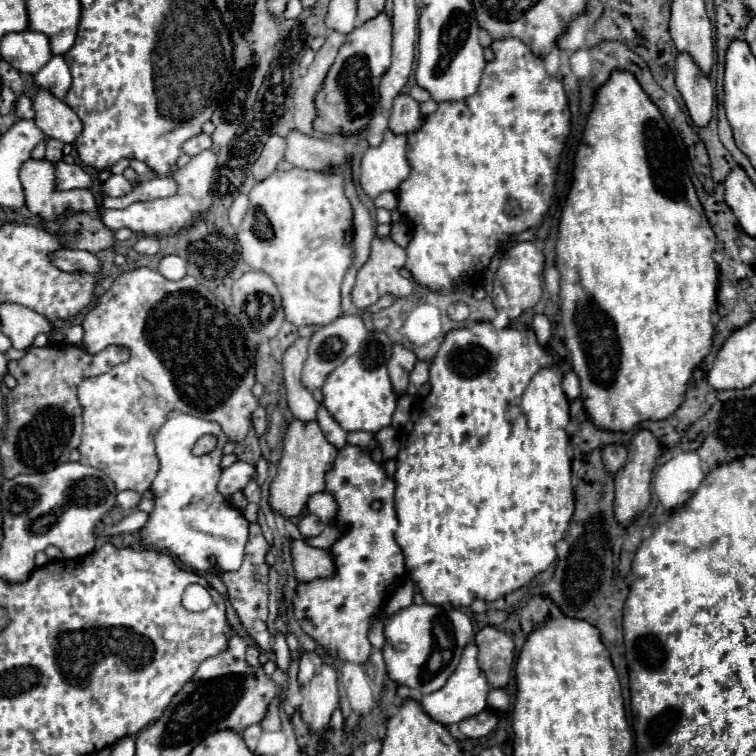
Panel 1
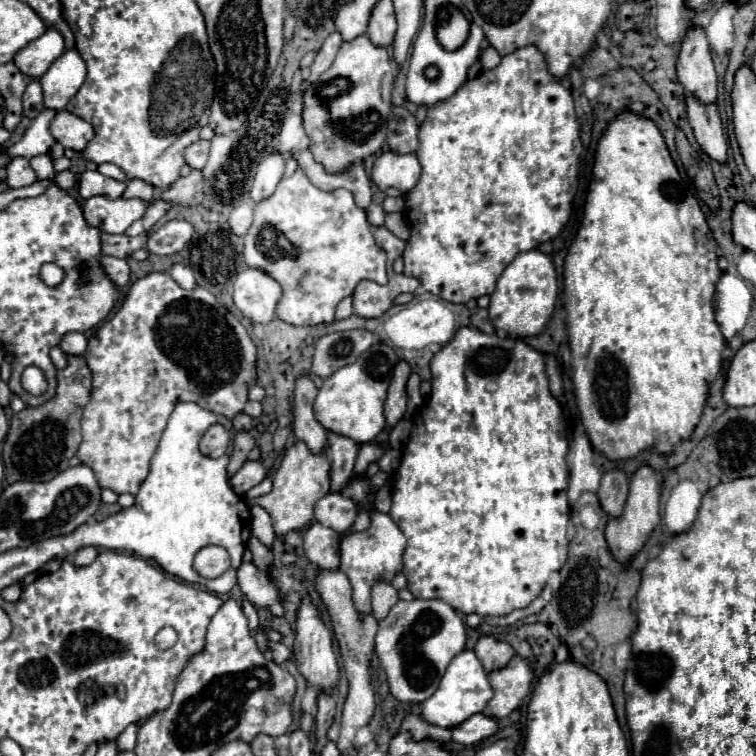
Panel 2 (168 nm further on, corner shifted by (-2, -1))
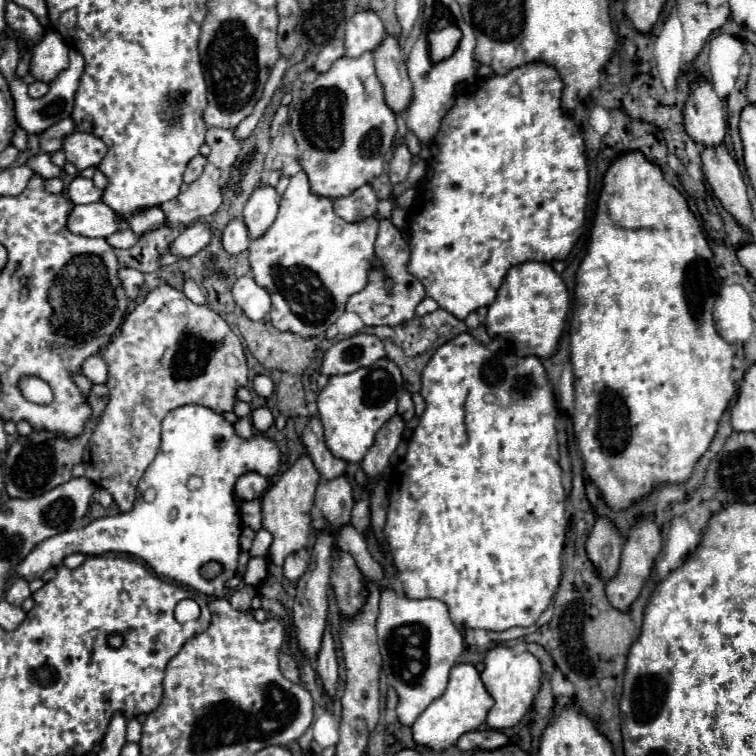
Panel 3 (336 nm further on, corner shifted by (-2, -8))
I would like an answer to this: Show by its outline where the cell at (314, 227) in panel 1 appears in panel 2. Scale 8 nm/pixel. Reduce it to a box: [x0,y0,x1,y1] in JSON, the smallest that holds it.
[243,169,387,325]

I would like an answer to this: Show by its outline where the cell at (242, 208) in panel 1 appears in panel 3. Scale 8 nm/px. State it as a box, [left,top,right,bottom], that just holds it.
[223,218,249,254]

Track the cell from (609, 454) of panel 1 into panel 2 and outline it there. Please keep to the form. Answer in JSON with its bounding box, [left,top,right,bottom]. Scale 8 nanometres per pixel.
[597,469,629,517]

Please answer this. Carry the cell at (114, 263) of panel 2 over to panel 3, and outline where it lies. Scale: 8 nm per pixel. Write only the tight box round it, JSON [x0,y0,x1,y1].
[119,268,143,300]

